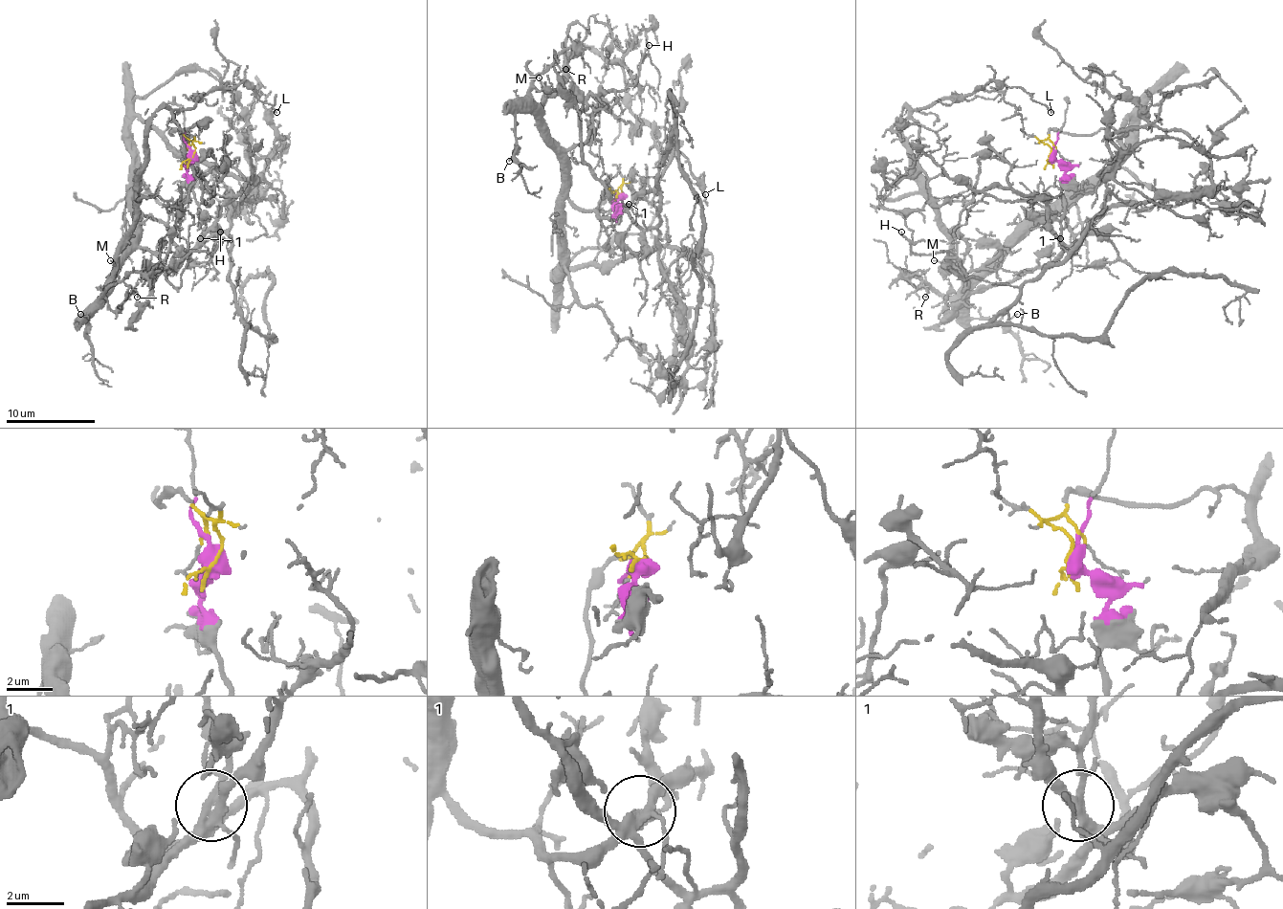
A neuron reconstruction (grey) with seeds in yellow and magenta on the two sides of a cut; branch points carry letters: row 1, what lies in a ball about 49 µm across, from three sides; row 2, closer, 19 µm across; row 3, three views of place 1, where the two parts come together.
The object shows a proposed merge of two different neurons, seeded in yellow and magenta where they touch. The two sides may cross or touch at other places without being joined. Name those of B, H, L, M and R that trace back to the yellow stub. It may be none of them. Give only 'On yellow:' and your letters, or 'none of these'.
On yellow: B, L, M, R

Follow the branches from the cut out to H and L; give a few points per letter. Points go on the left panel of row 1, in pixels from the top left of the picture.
H: (192, 157), (188, 187), (201, 231), (152, 291), (159, 266), (212, 253), (221, 231)
L: (192, 157), (179, 130), (130, 123), (132, 239), (114, 276), (157, 110), (243, 81), (276, 113)

